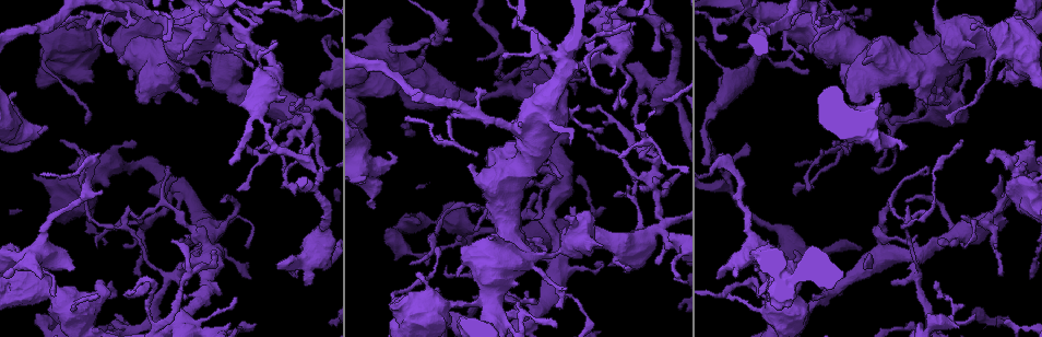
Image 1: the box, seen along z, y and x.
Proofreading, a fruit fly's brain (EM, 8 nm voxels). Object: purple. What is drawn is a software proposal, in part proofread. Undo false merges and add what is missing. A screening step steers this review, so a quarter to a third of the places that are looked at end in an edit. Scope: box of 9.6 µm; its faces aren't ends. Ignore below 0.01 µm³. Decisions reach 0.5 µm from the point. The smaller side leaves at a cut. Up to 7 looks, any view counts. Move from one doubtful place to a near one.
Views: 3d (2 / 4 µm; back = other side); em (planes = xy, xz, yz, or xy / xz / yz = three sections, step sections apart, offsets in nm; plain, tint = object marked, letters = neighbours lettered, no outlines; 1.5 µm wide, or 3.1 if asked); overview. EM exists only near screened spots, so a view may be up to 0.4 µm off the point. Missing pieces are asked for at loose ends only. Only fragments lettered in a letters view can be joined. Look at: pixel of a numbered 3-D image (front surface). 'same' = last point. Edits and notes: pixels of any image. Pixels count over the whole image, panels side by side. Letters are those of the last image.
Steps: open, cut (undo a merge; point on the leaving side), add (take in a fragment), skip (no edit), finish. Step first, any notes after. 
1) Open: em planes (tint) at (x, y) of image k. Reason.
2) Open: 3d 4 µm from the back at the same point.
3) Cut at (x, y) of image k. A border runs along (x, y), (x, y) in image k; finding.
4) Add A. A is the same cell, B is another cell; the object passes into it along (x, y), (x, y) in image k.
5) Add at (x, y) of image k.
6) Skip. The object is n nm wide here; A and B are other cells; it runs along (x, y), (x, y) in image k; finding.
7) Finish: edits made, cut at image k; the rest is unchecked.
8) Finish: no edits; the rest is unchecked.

Open: em xz step 4 (tint) at (730, 188) of image 1. Sharp bend.

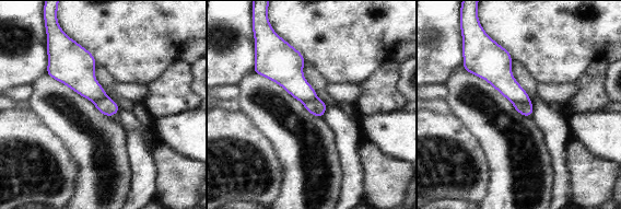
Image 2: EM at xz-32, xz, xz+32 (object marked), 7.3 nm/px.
Open: em planes (tint) at the same point.

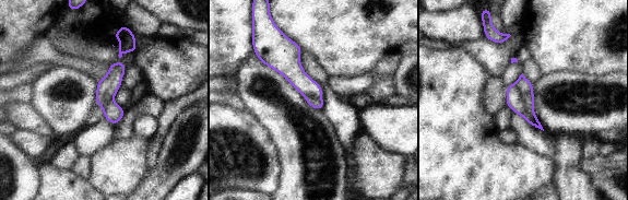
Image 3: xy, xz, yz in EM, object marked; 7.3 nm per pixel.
Open: em planes (letters) at the same point.

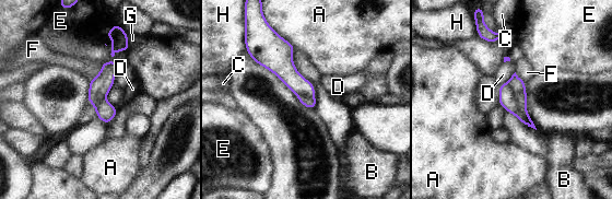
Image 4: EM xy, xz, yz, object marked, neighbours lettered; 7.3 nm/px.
Cut at (507, 100) of image 4. A, B, C, D, E, F, G and H are other cells; two cells meet here.

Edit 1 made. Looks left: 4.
Open: 3d 4 µm at (186, 69) of image 1. Sudden change in width.

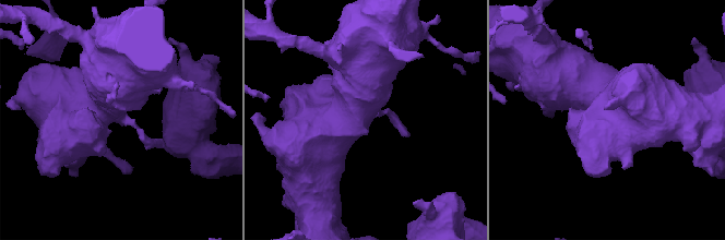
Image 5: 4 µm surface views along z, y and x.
Open: em planes (tint) at (121, 113) of image 5. Shape alone is not enough.

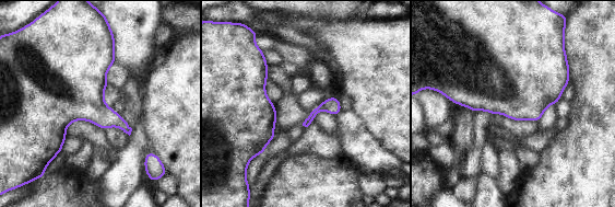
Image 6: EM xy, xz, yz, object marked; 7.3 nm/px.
Open: em planes (letters) at the same point.

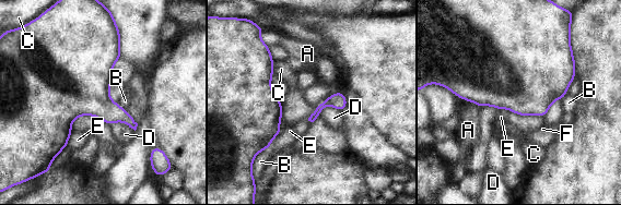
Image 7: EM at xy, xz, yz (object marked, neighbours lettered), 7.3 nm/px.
Skip. The object is 380 nm wide here; A, B, C, D, E and F are other cells; a border runs along (72, 131), (67, 145) in image 7; continuous, no second cell.

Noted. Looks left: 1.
Finish: edits made, cut at image 4; the rest is unchecked.

